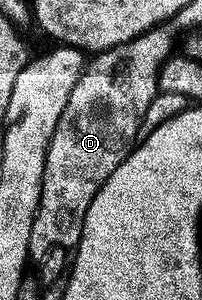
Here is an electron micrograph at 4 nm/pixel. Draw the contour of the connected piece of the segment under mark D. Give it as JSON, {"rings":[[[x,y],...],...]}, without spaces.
{"rings":[[[158,27],[128,44],[99,53],[93,59],[96,61],[93,64],[91,61],[85,67],[78,86],[74,86],[74,94],[70,94],[70,102],[62,114],[62,122],[58,122],[58,130],[50,142],[48,151],[44,189],[32,235],[32,247],[37,253],[45,254],[52,248],[67,250],[79,248],[80,240],[84,236],[86,214],[94,198],[114,174],[114,170],[118,170],[118,166],[122,166],[122,162],[126,162],[126,158],[137,147],[142,136],[146,114],[156,101],[156,97],[161,95],[160,70],[174,52],[172,36],[164,31],[168,30]]]}

